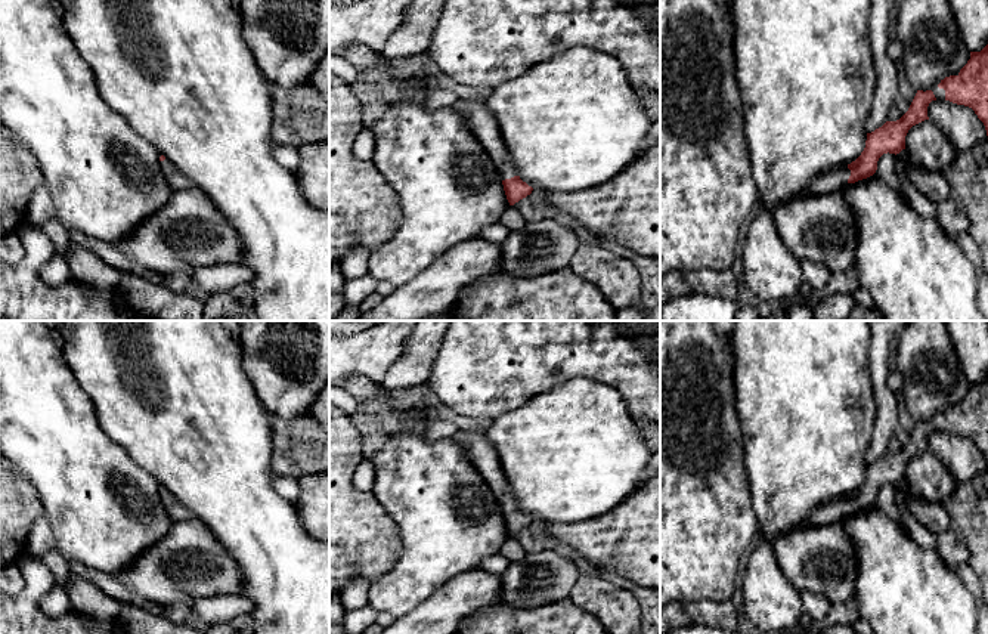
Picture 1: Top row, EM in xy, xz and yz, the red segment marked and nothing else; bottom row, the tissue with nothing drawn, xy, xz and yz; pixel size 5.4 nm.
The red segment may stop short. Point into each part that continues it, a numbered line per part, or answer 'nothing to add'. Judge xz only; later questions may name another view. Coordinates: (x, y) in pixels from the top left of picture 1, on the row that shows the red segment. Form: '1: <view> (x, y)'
1: xz (482, 124)

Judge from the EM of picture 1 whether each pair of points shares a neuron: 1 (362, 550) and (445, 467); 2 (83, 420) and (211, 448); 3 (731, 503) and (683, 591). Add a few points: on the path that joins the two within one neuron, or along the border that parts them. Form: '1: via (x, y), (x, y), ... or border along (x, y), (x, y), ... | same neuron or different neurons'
1: border along (371, 494), (395, 523), (400, 540), (399, 554) | different neurons
2: border along (84, 390), (93, 405), (99, 426), (121, 448) | different neurons
3: via (709, 525), (683, 551), (683, 569) | same neuron

